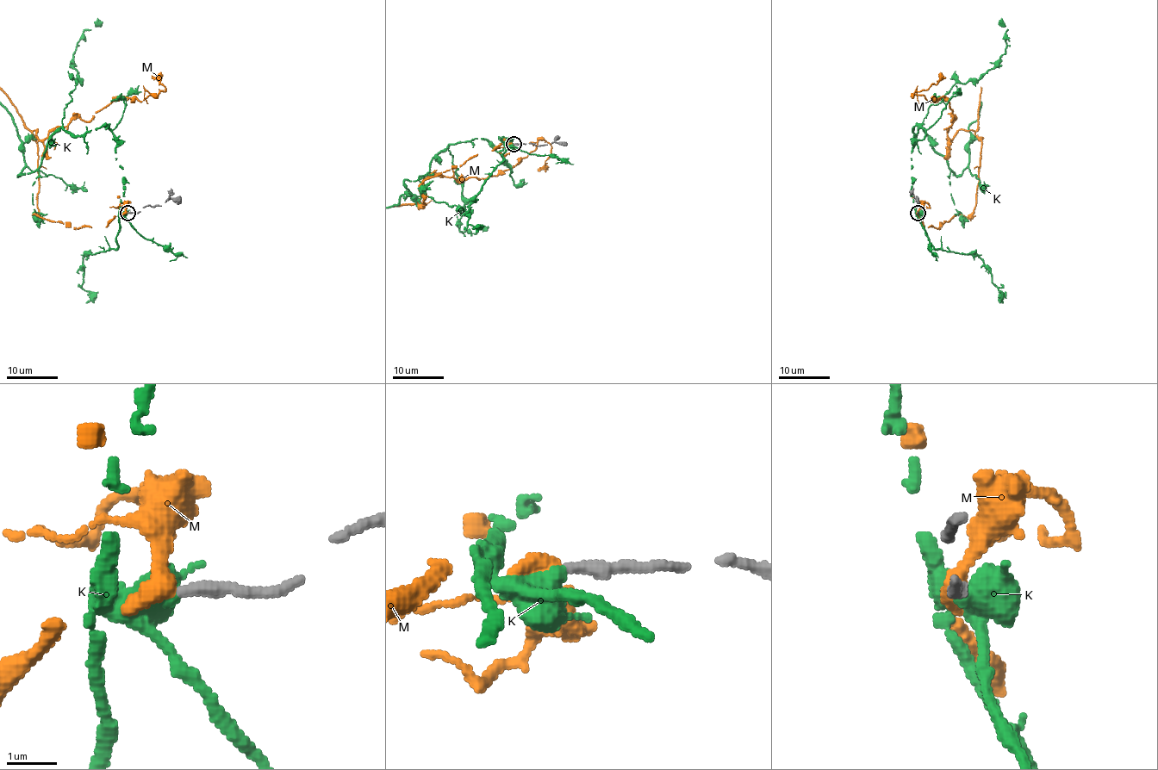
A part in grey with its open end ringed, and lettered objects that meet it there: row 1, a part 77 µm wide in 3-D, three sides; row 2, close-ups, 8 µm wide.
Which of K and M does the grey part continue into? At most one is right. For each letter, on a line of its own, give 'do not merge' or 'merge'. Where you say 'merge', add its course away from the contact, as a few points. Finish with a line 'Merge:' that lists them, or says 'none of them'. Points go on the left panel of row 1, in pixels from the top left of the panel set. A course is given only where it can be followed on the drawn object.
K: do not merge
M: merge | via (127, 213), (76, 228), (34, 216), (33, 133), (40, 140), (119, 96), (158, 94), (160, 72)
Merge: M

